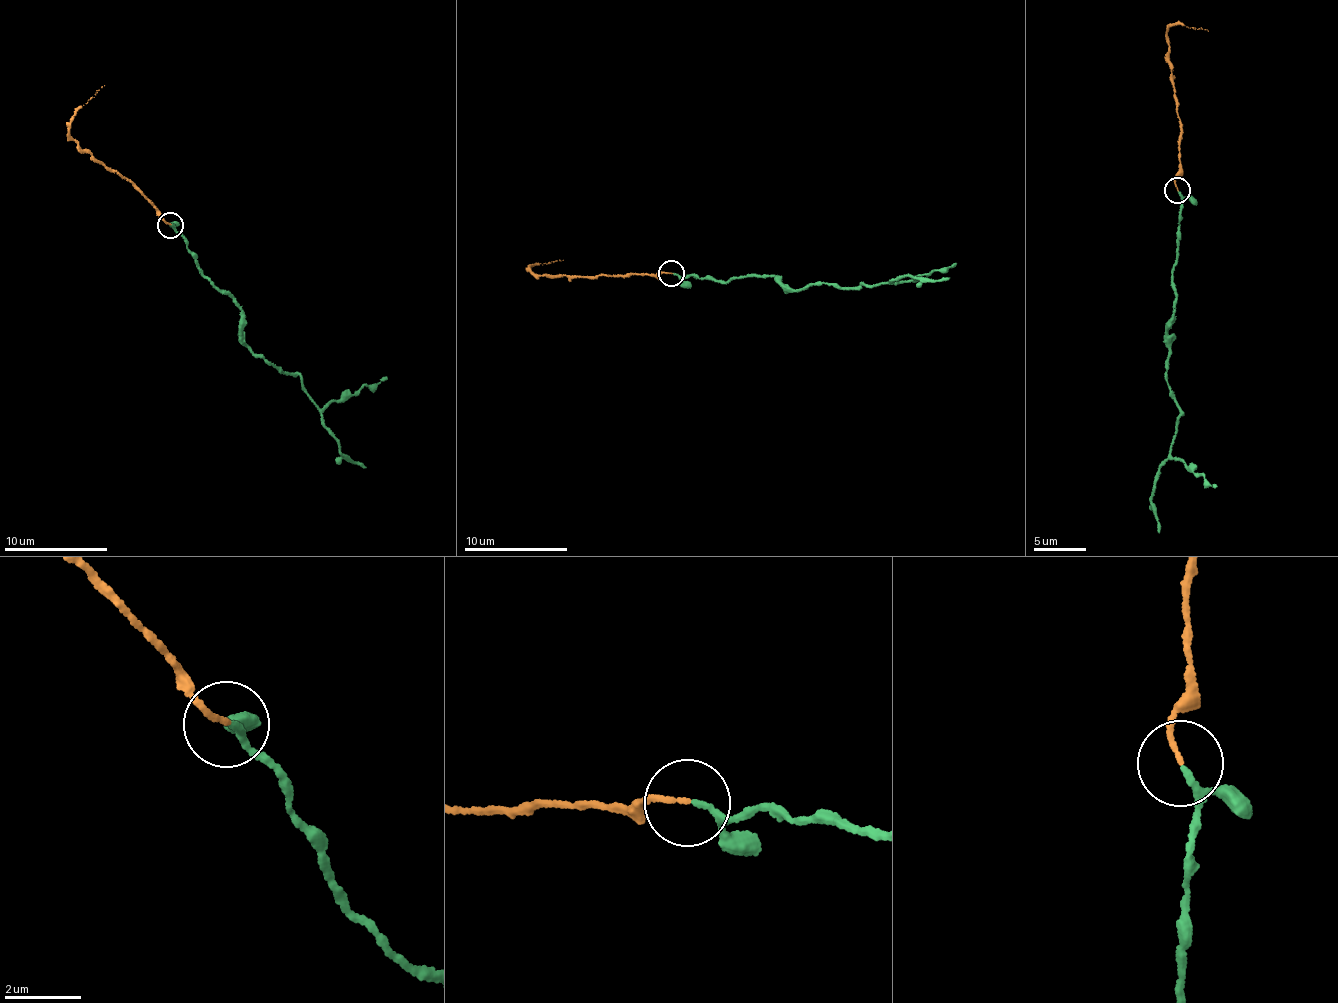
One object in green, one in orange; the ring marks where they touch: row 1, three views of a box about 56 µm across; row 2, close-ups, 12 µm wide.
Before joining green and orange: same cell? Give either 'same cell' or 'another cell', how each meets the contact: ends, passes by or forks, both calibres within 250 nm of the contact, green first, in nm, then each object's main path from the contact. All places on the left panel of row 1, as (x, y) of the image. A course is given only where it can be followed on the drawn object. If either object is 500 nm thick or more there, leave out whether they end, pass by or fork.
same cell; green passes by; orange ends there; 120 nm thick on the green side, 120 nm on the other; green runs (170, 224), (184, 238), (197, 269), (241, 310), (241, 343), (299, 374), (340, 452), (367, 468); orange runs (170, 224), (133, 183), (69, 135), (74, 114), (104, 85)

